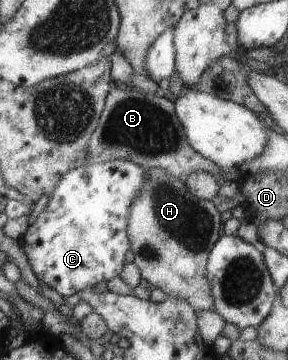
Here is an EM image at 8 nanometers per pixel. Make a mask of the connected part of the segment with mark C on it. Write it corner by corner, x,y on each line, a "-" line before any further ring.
111,160
98,164
85,164
61,176
57,187
49,194
45,209
31,222
20,244
27,261
41,282
60,293
64,298
75,295
85,287
119,277
126,265
125,255
131,249
127,226
131,205
143,187
147,170
129,160

